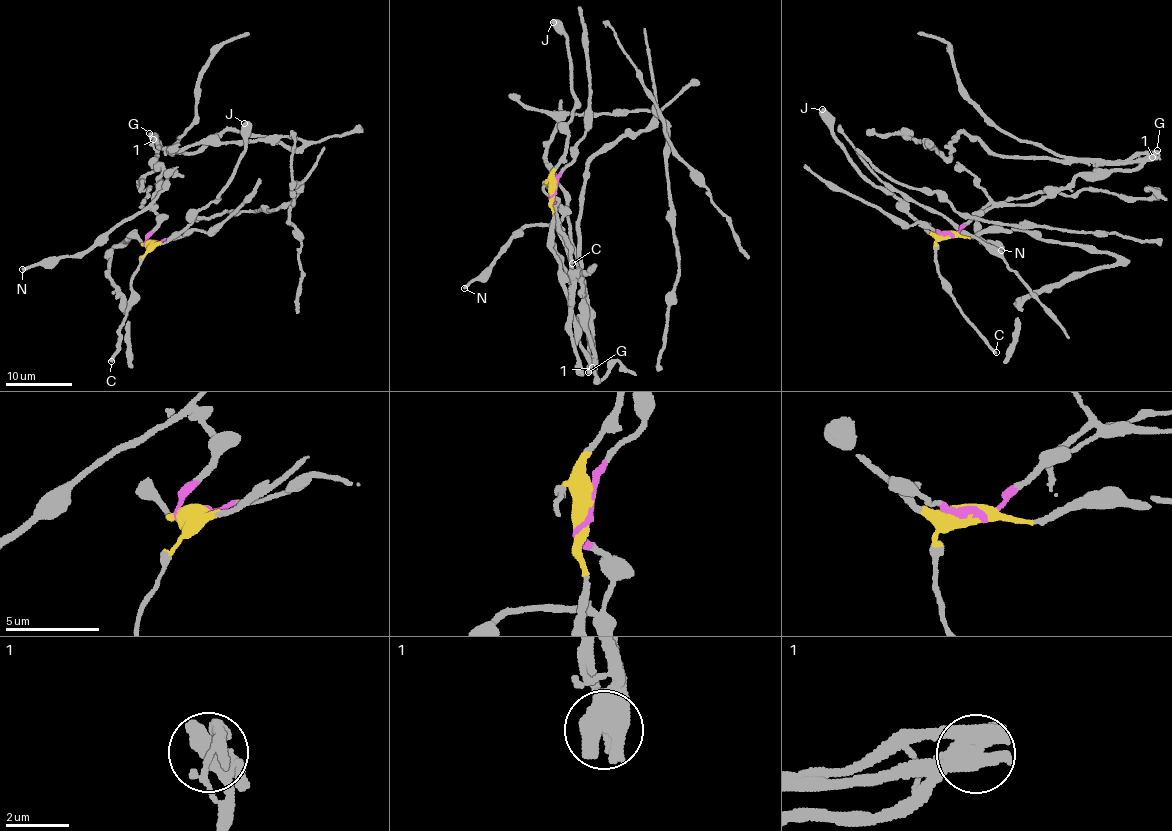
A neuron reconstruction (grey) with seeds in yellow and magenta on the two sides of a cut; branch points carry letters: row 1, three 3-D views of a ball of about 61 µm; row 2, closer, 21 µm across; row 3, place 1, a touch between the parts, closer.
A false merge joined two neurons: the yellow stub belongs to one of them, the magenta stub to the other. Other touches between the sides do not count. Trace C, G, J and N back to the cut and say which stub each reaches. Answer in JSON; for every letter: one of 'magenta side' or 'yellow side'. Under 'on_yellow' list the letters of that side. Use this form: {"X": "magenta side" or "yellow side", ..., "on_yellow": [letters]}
{"C": "yellow side", "G": "magenta side", "J": "yellow side", "N": "magenta side", "on_yellow": ["C", "J"]}

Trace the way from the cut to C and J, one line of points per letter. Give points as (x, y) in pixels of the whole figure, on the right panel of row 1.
C: (951, 235), (936, 244), (934, 256), (942, 286), (960, 313), (997, 353)
J: (951, 235), (929, 234), (897, 197), (873, 186), (834, 137), (832, 118), (821, 109)

